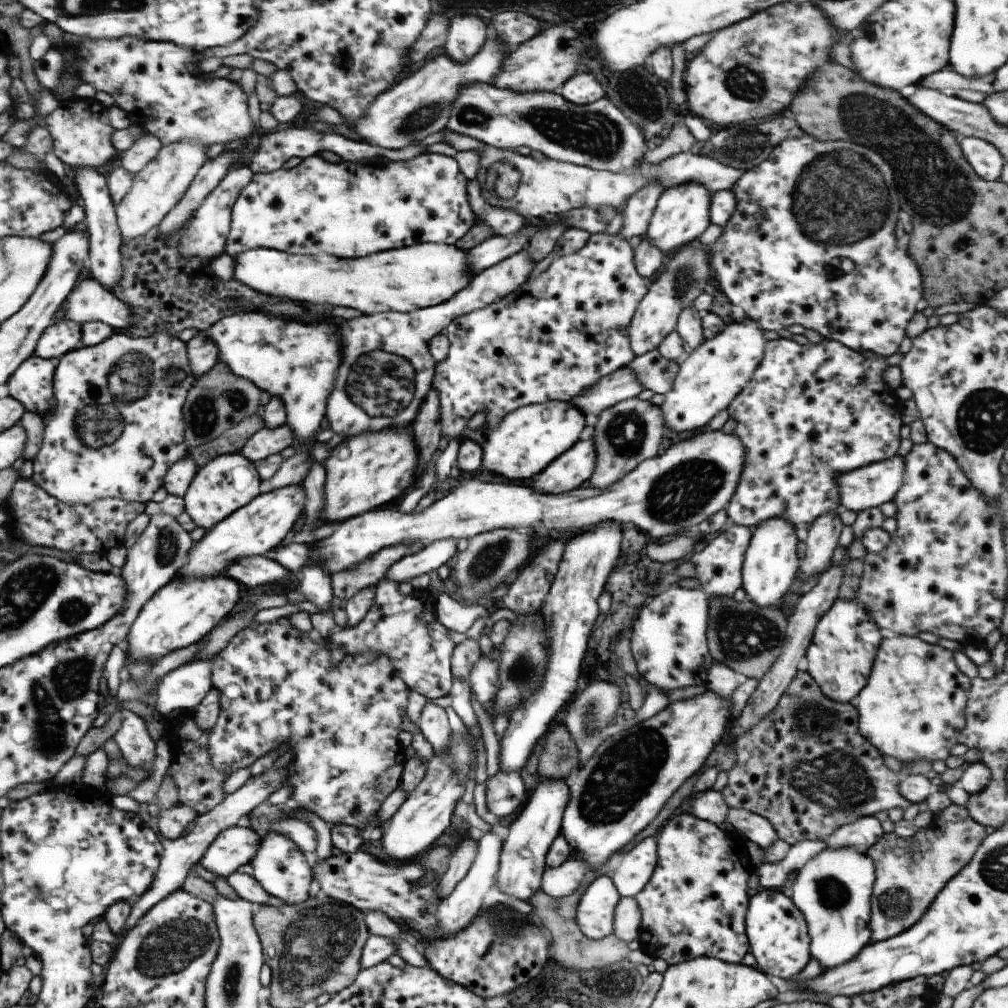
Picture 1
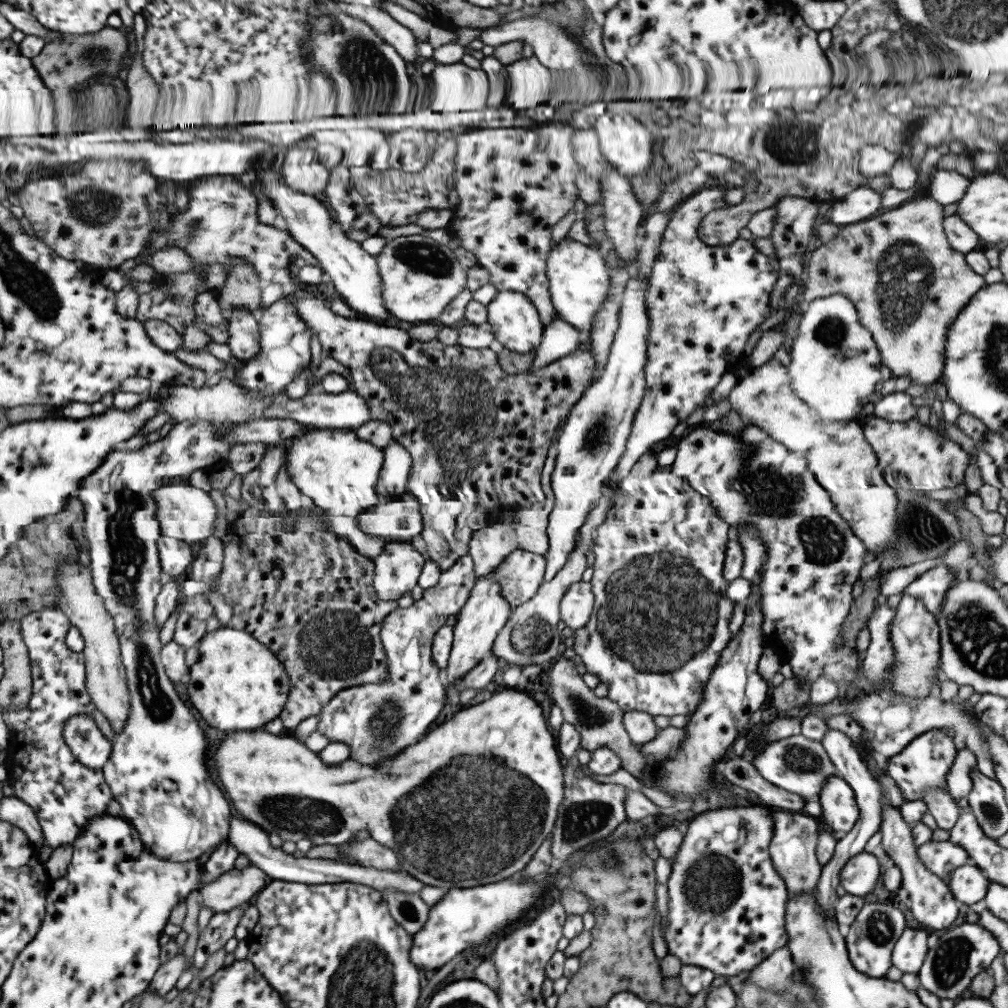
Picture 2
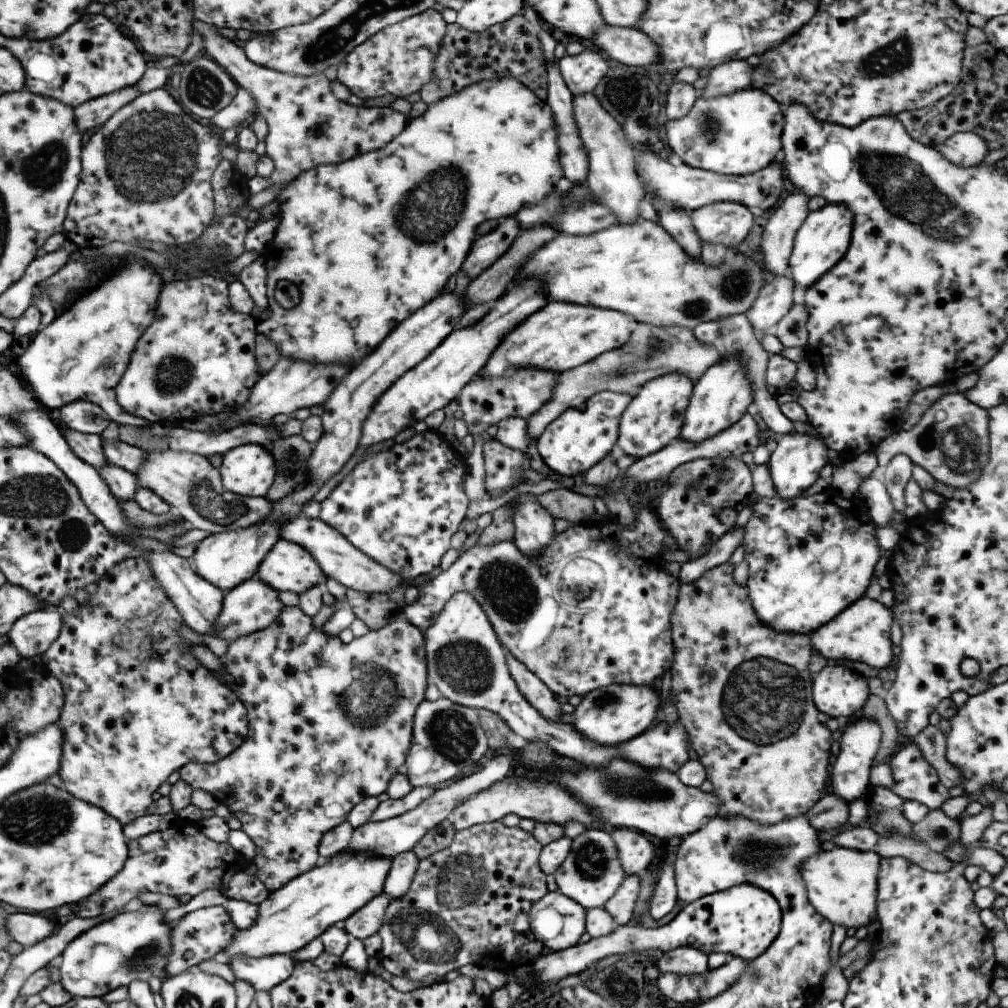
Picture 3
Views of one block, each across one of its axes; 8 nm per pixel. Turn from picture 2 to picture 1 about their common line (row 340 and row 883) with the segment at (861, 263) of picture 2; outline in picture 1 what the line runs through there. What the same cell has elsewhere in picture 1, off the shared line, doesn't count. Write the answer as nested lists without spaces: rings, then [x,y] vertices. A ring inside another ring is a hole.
[[[950,804],[942,810],[939,816],[934,816],[933,822],[917,830],[917,833],[905,839],[896,838],[892,833],[882,833],[876,843],[873,843],[864,853],[874,864],[875,880],[870,896],[870,919],[868,922],[871,943],[884,941],[907,930],[927,910],[936,894],[945,883],[965,866],[979,843],[985,836],[985,827],[977,824],[969,815],[965,807]]]

